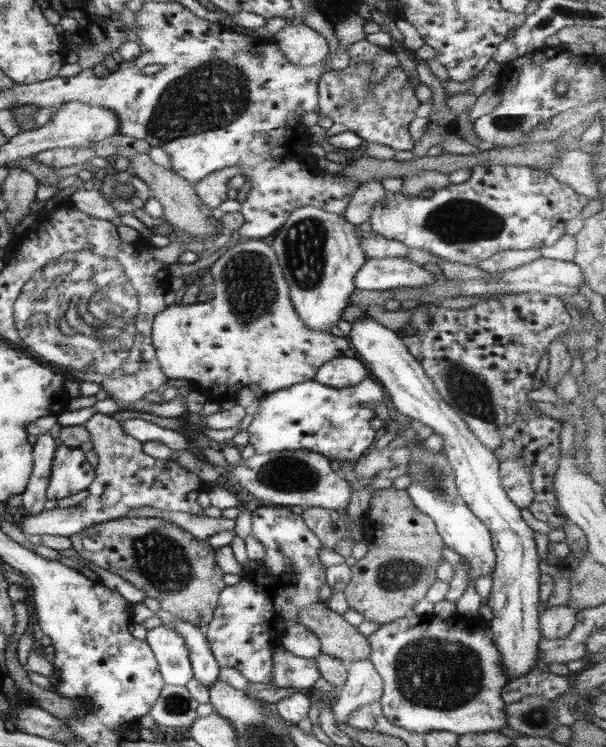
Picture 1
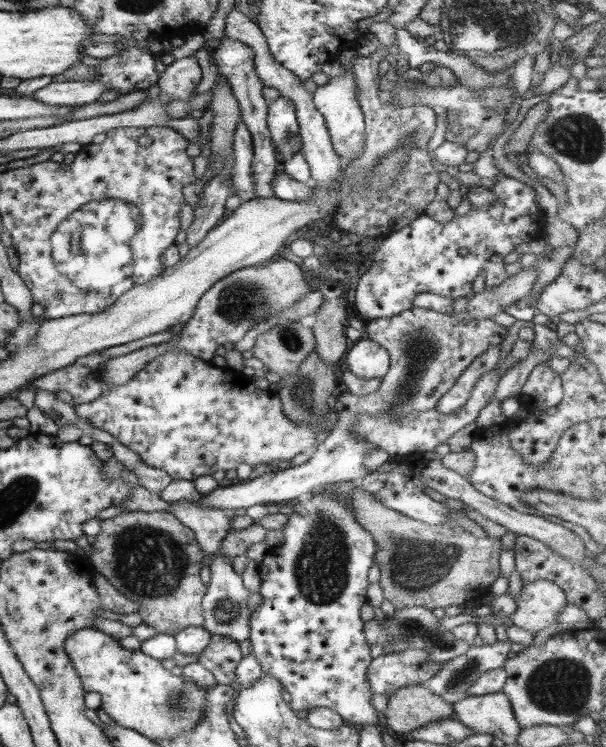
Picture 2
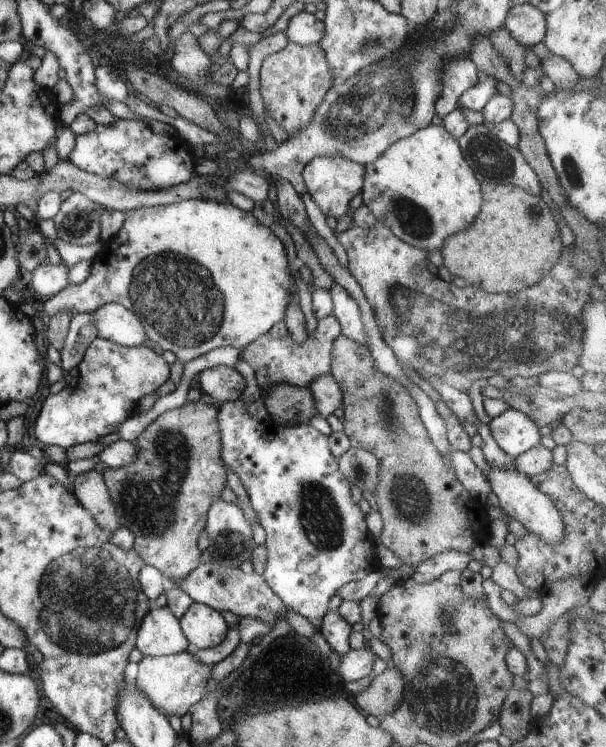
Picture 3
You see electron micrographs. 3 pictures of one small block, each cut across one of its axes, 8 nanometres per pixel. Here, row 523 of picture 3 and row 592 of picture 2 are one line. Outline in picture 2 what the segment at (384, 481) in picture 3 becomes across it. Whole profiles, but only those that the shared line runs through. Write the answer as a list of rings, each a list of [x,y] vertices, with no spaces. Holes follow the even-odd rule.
[[[360,486],[352,488],[348,501],[352,503],[356,521],[368,531],[377,545],[375,562],[381,572],[379,585],[383,590],[384,598],[394,604],[396,609],[423,606],[432,610],[446,608],[451,604],[470,605],[475,599],[486,597],[490,585],[501,574],[499,571],[499,557],[502,550],[500,538],[490,537],[482,526],[471,520],[462,510],[454,511],[450,519],[446,519],[440,525],[430,525],[384,506],[380,500],[374,500],[374,496]]]

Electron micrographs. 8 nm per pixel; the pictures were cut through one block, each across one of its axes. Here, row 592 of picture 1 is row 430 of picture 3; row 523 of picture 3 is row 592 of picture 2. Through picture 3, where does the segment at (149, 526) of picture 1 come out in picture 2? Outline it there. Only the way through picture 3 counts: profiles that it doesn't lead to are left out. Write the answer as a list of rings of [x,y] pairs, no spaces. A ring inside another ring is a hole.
[[[126,511],[103,520],[100,528],[96,542],[91,546],[92,555],[88,556],[90,564],[97,573],[105,576],[120,594],[140,604],[136,614],[142,618],[146,626],[152,626],[158,633],[170,636],[188,627],[203,626],[205,620],[201,600],[207,587],[200,579],[200,569],[203,567],[202,558],[205,554],[198,545],[192,529],[178,521],[172,513],[134,511]]]

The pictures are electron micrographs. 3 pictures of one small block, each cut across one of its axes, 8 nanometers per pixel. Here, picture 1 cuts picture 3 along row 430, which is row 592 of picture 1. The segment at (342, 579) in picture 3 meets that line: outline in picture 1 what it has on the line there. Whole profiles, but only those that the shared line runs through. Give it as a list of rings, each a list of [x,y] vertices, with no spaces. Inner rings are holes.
[[[259,503],[252,513],[251,536],[264,546],[264,558],[259,563],[269,575],[248,573],[244,582],[238,585],[224,587],[220,591],[212,620],[207,624],[205,635],[209,640],[211,651],[218,661],[220,668],[240,671],[250,682],[270,683],[273,679],[273,648],[284,636],[285,628],[294,624],[299,618],[303,606],[310,606],[320,601],[319,589],[326,582],[326,565],[318,557],[322,542],[304,522],[304,519],[291,511],[290,508]]]

